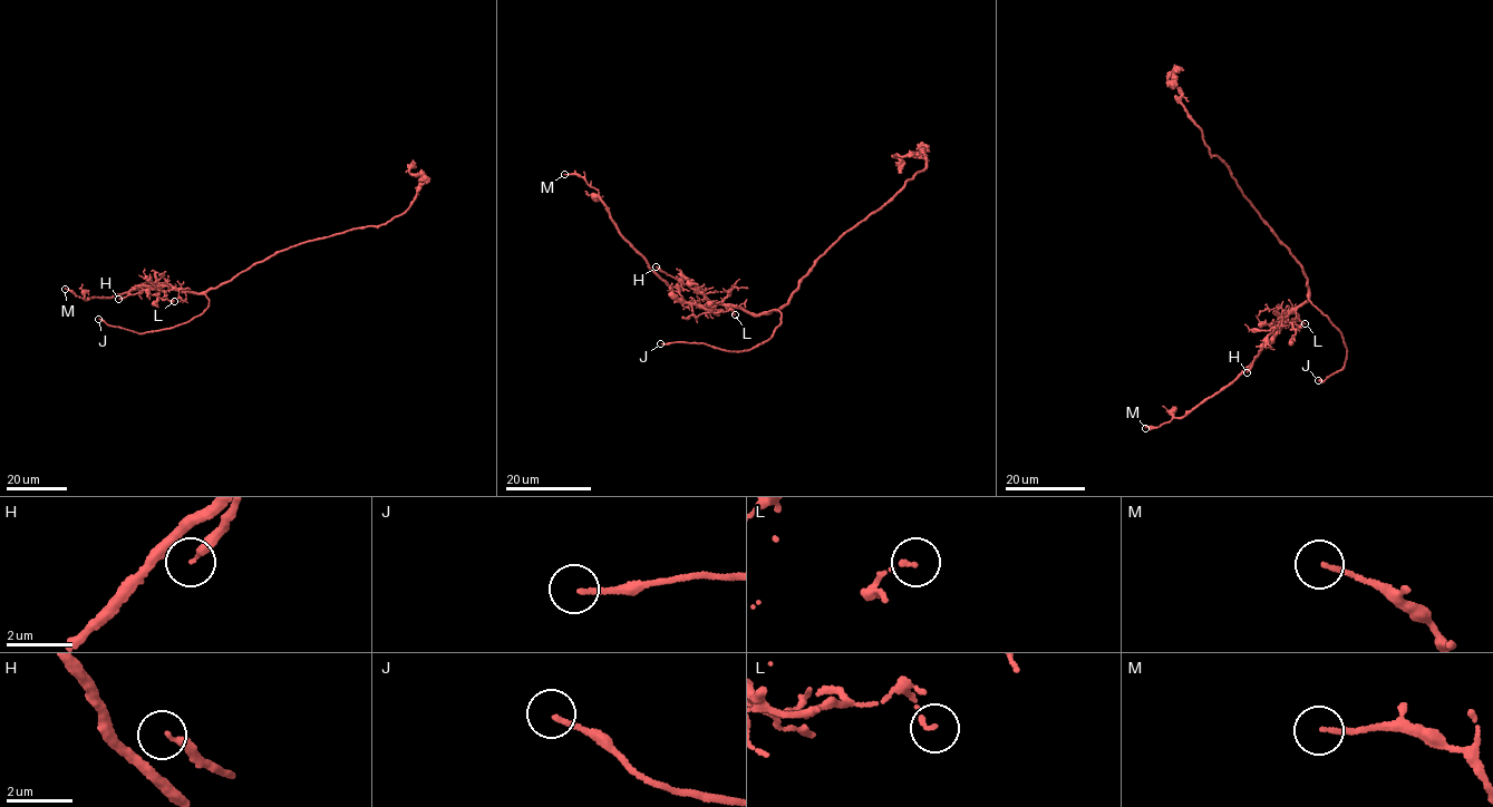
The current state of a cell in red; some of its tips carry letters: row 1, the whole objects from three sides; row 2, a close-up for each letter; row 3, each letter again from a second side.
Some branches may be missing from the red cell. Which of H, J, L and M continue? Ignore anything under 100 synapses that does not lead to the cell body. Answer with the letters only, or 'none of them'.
J

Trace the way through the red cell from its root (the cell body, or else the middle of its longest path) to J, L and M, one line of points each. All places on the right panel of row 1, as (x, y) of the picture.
J: (1291, 255), (1305, 274), (1309, 300), (1337, 328), (1347, 350), (1341, 369), (1321, 382), (1318, 380)
L: (1291, 255), (1305, 274), (1308, 300), (1285, 316), (1297, 330), (1305, 323)
M: (1291, 255), (1305, 274), (1308, 300), (1283, 317), (1282, 324), (1258, 357), (1220, 391), (1182, 417), (1145, 428)

